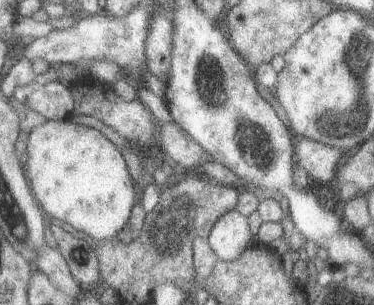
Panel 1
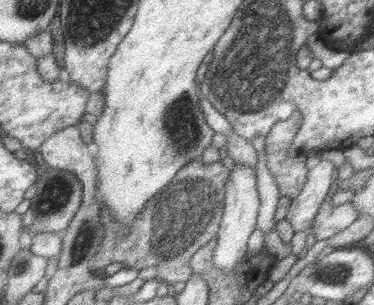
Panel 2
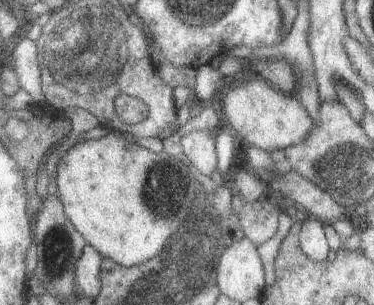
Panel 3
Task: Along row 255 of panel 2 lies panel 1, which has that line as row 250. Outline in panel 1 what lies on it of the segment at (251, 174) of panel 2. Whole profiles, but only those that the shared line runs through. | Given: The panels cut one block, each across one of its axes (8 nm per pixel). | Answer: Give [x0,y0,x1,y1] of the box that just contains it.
[209,208,255,262]

